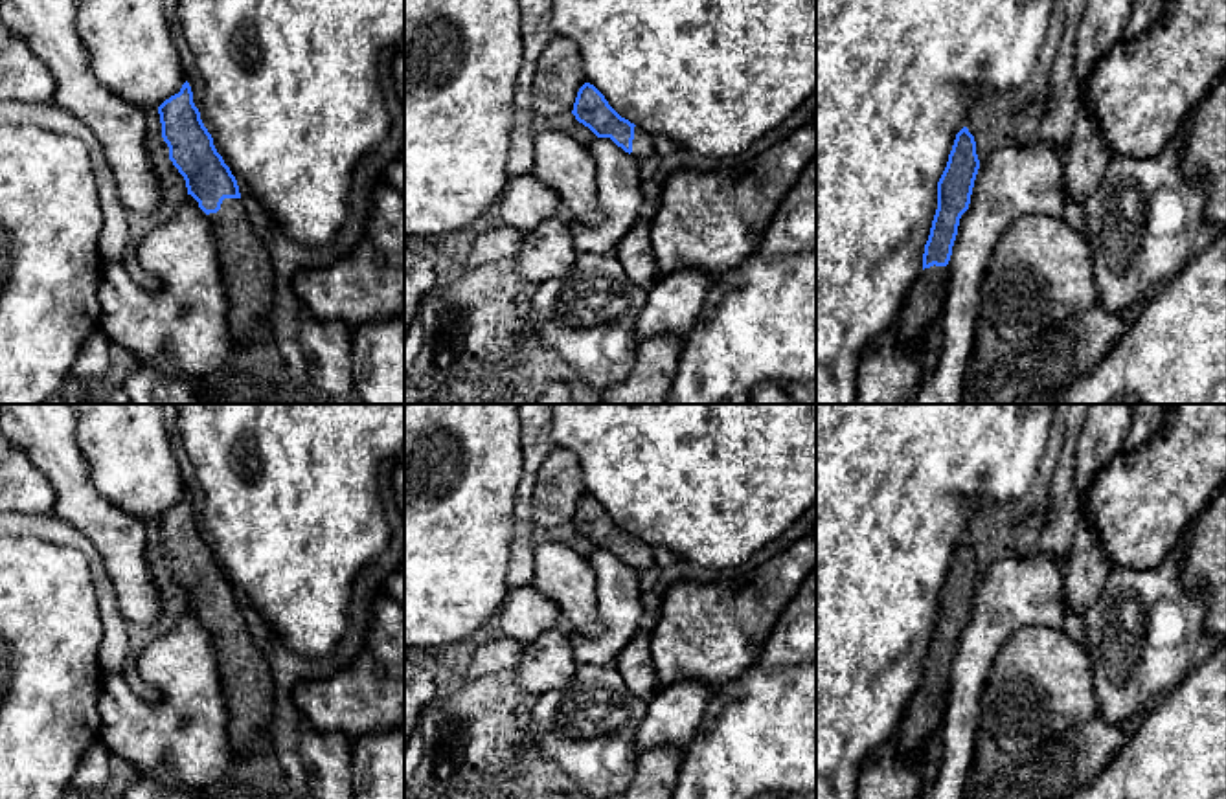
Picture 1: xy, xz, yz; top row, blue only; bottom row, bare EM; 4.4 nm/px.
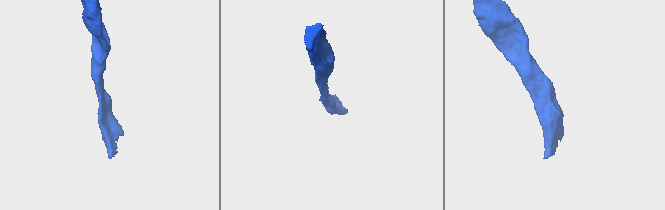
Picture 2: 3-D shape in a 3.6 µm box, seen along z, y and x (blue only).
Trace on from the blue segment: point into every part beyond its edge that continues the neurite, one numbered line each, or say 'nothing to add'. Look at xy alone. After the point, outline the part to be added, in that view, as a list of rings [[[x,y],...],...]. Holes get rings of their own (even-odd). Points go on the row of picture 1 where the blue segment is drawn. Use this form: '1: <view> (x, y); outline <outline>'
1: xy (249, 280); outline [[[224,198],[221,209],[206,217],[219,248],[228,329],[237,338],[246,338],[257,323],[270,323],[276,292],[270,255],[241,198]]]

